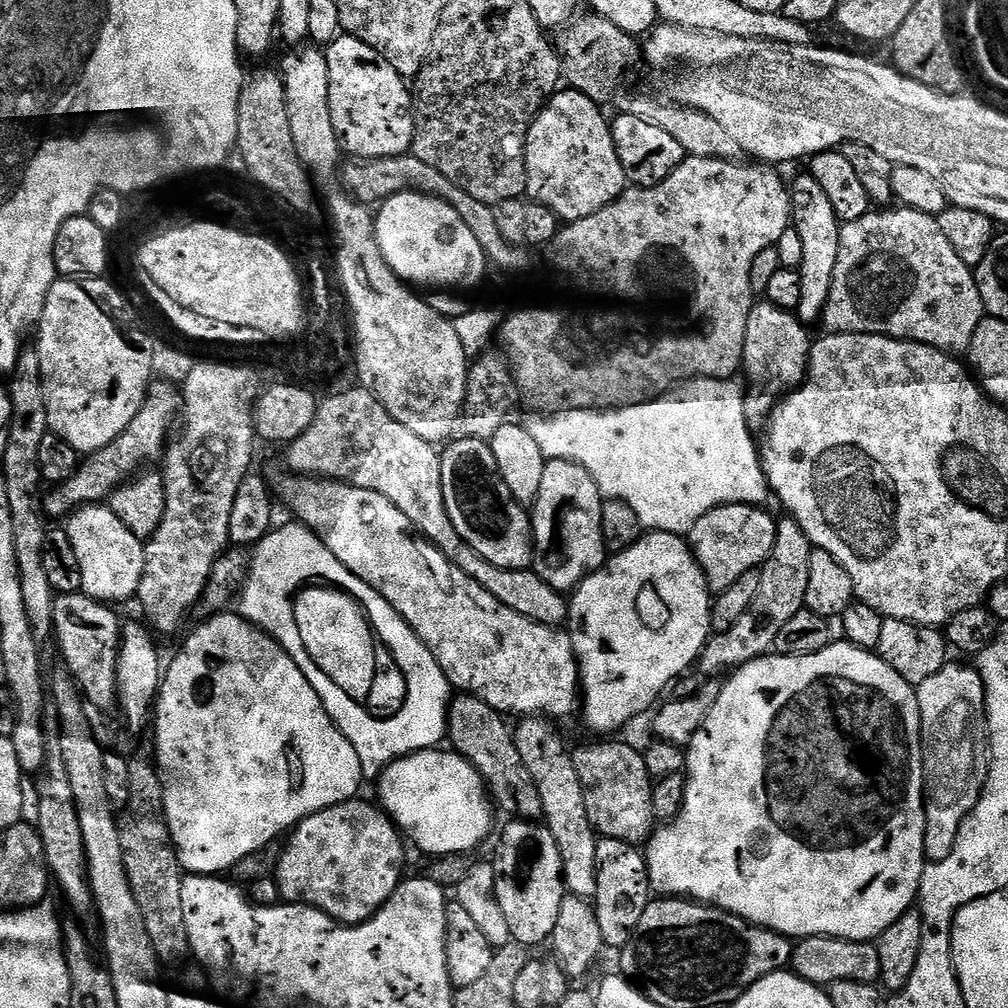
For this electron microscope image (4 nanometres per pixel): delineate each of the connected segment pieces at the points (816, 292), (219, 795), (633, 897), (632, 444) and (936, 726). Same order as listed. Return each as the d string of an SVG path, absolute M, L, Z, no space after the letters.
M810 174L796 176L790 180L790 191L792 193L791 227L798 230L803 247L802 266L798 269L802 278L802 302L798 302L795 315L799 316L801 324L812 326L815 320L817 323L823 317L824 307L828 305L830 286L834 282L834 266L838 266L838 246L840 245L842 221L838 218L838 214L834 214L834 206L830 202L830 198L822 191L822 186Z
M225 610L217 615L209 616L188 636L188 641L180 648L180 653L172 660L172 665L167 665L166 671L162 676L160 691L154 701L154 724L156 720L156 740L154 739L154 763L160 770L160 781L164 787L164 816L168 819L168 829L172 835L172 844L176 847L176 854L180 858L180 867L185 873L195 874L197 876L215 876L224 874L227 868L235 866L239 860L244 860L247 856L255 854L259 848L267 846L271 840L279 841L289 830L296 827L301 820L305 820L310 814L326 810L335 804L341 804L347 800L357 799L361 795L360 783L366 780L364 771L362 770L362 762L358 758L358 750L354 750L354 746L350 746L350 742L342 734L342 730L338 730L336 723L330 718L330 714L326 710L326 706L322 706L322 698L318 698L318 694L314 690L314 686L310 686L310 682L306 678L306 674L302 674L302 670L298 670L298 662L294 662L294 658L290 658L290 654L276 640L275 636L270 636L268 633L251 624L249 620L245 620L243 616L232 610Z
M597 839L596 877L598 886L594 907L602 938L609 949L622 950L630 942L632 931L636 929L638 922L642 922L646 906L654 899L654 889L648 877L647 855L635 844Z
M697 378L694 380L685 380L677 384L672 391L665 392L658 400L642 402L641 404L631 404L625 408L570 410L569 412L536 414L533 415L534 418L532 421L527 421L526 427L531 436L533 436L534 442L538 442L545 461L565 460L566 462L581 464L590 474L590 478L594 478L600 495L605 500L621 500L622 502L626 502L626 506L630 506L630 510L634 510L634 514L638 514L638 522L640 523L641 529L651 530L653 532L687 534L694 526L694 522L698 522L698 518L702 518L702 514L714 510L720 503L764 506L769 503L767 500L770 500L770 489L768 487L768 480L764 476L764 465L760 463L758 444L757 441L752 441L754 432L749 427L748 419L746 418L746 410L744 409L746 392L745 389L740 389L736 383L737 381L735 379L706 380Z
M949 662L938 670L938 674L933 674L931 678L926 678L926 682L915 685L916 701L920 711L920 741L922 742L922 762L924 763L924 809L926 810L926 838L924 839L924 854L929 861L935 862L942 858L950 858L950 850L954 850L954 842L958 842L958 830L962 830L962 822L978 806L978 798L984 789L984 783L988 777L988 718L984 715L984 683L977 674L975 667L964 664Z

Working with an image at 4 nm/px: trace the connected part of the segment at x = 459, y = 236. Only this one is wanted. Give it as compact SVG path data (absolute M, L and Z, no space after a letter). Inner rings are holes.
M403 192L383 201L378 211L374 216L376 241L401 280L424 288L472 288L483 278L486 257L482 246L445 200Z

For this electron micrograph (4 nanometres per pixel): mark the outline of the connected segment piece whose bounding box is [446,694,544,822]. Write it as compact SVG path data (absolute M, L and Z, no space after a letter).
M460 694L448 706L447 739L452 739L451 747L460 756L465 756L476 767L490 793L504 812L513 812L513 817L536 822L544 815L542 794L538 794L538 786L534 786L534 778L530 770L526 770L526 762L522 762L522 754L518 754L516 737L513 729L503 715L495 712L485 700L477 696Z

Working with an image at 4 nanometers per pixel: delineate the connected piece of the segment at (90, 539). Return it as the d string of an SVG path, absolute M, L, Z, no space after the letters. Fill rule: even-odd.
M84 505L69 515L68 537L82 569L82 588L88 597L100 603L119 604L139 593L145 569L145 543L131 534L107 505Z

